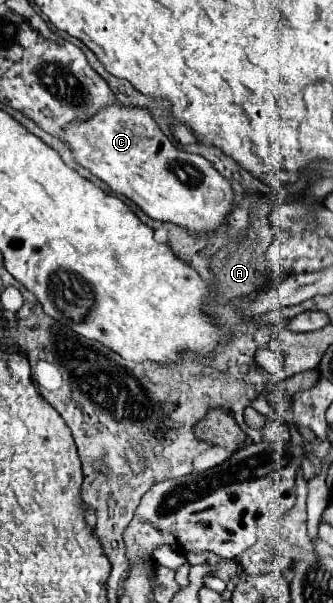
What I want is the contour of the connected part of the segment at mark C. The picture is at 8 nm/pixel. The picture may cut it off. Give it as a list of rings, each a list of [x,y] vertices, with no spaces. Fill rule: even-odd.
[[[109,104],[89,120],[71,120],[65,124],[63,138],[75,162],[101,178],[115,194],[127,196],[153,220],[173,222],[187,228],[193,236],[203,236],[219,228],[223,216],[235,204],[229,180],[203,156],[175,146],[145,106]]]

